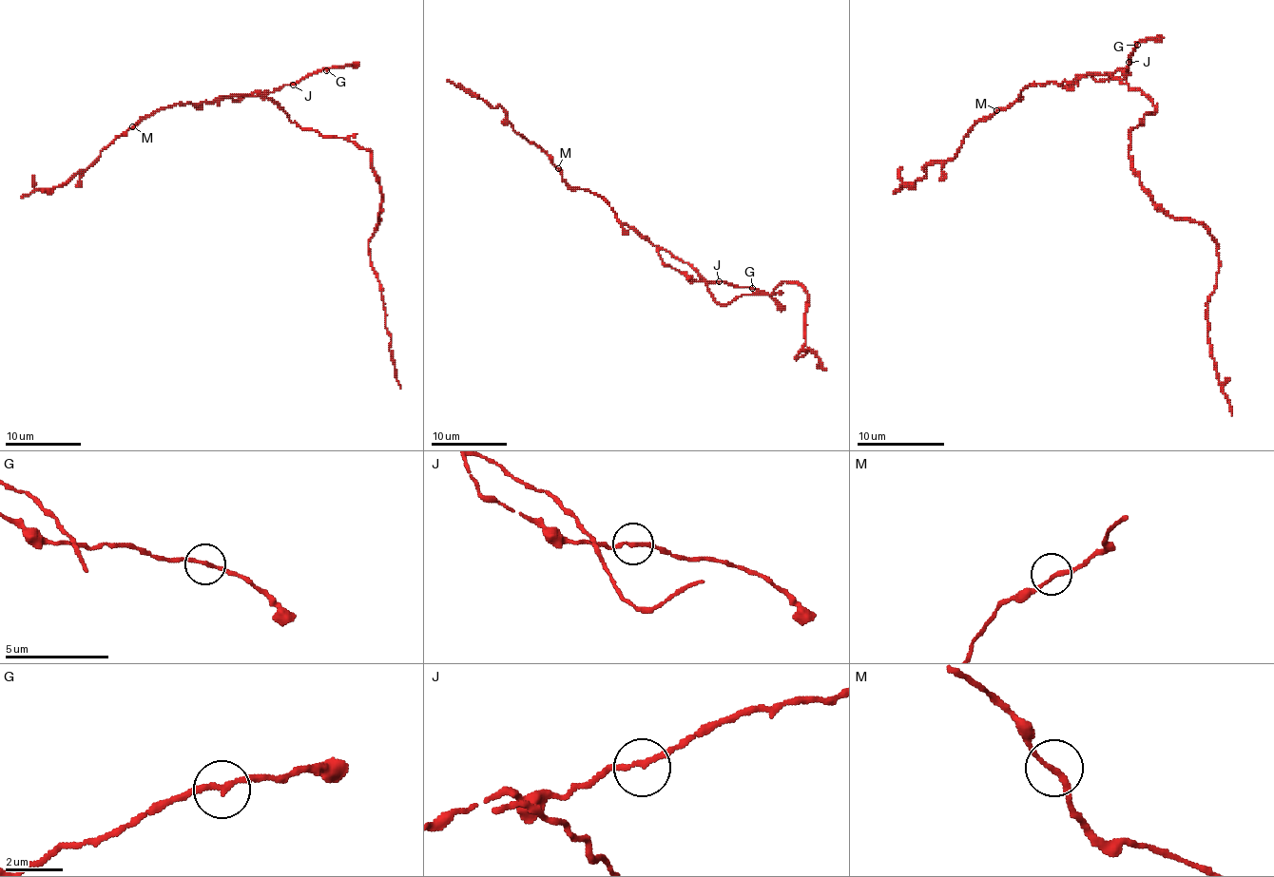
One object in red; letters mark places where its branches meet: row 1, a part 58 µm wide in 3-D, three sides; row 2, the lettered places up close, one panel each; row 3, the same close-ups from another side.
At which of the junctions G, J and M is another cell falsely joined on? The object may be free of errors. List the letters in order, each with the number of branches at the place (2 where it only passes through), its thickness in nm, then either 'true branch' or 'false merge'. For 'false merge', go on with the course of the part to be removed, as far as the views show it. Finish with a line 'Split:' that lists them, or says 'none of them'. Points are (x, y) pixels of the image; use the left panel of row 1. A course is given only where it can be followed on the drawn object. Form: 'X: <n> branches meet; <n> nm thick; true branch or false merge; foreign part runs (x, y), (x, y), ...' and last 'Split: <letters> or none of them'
G: 2 branches meet; 190 nm thick; true branch
J: 2 branches meet; 190 nm thick; true branch
M: 2 branches meet; 180 nm thick; true branch
Split: none of them

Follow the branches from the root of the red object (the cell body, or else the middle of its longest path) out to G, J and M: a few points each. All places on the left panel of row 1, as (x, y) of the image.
G: (287, 117), (278, 104), (260, 94), (232, 98), (236, 102), (255, 92), (274, 92), (327, 69)
J: (287, 117), (278, 104), (260, 94), (232, 98), (236, 102), (255, 92), (274, 92), (285, 85), (293, 85)
M: (287, 117), (278, 104), (260, 94), (222, 96), (211, 102), (168, 105), (153, 111), (132, 126)

